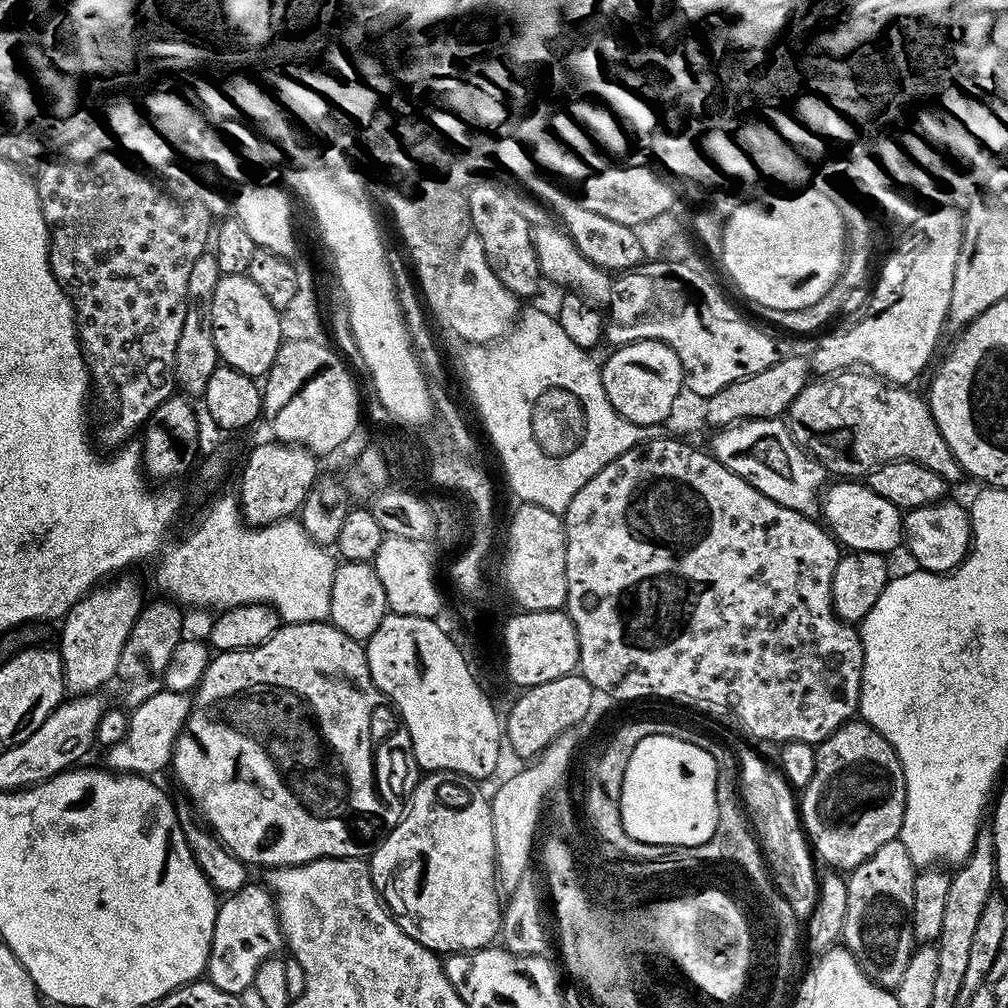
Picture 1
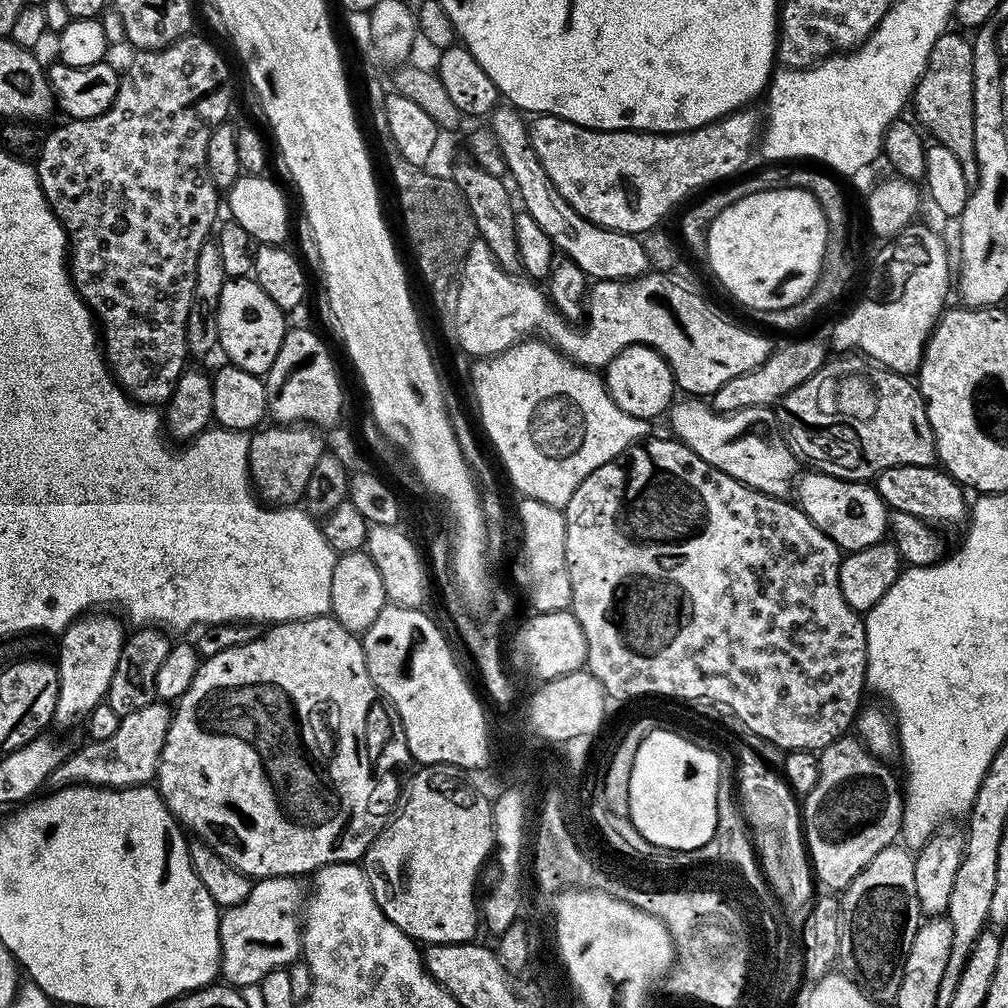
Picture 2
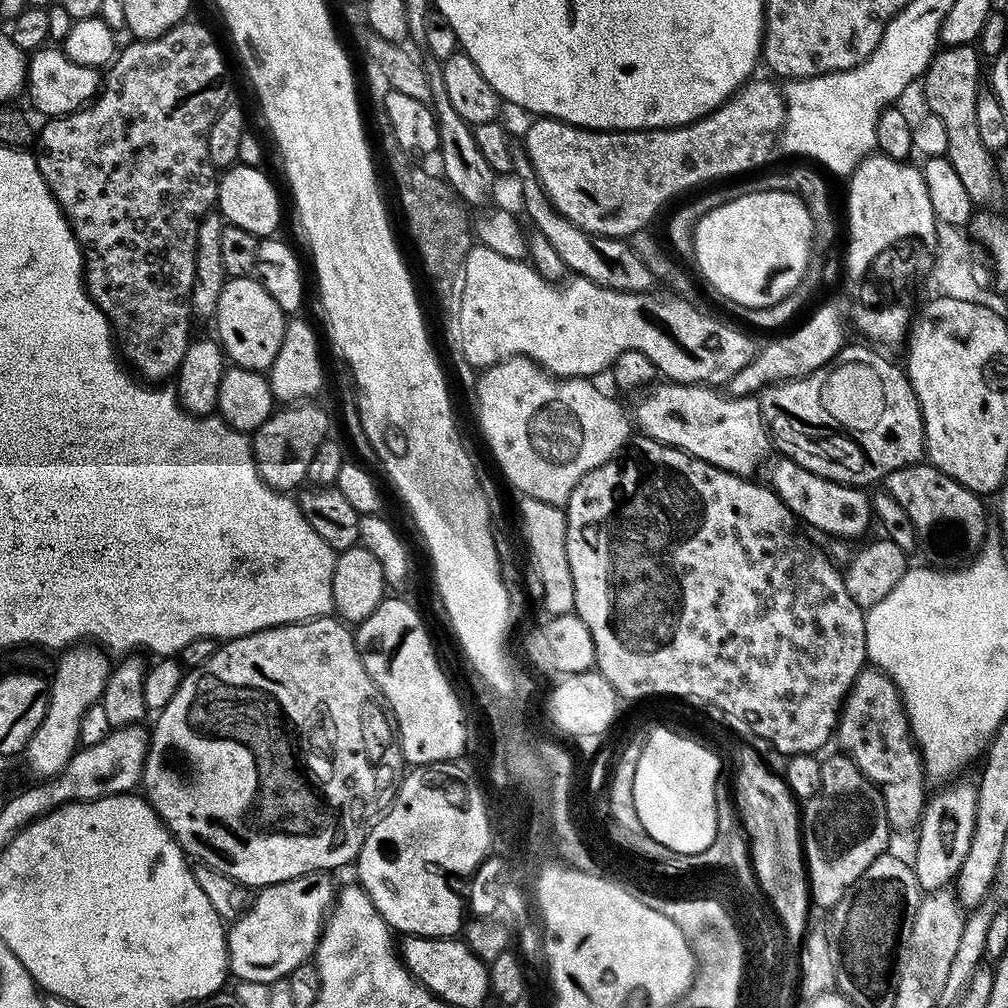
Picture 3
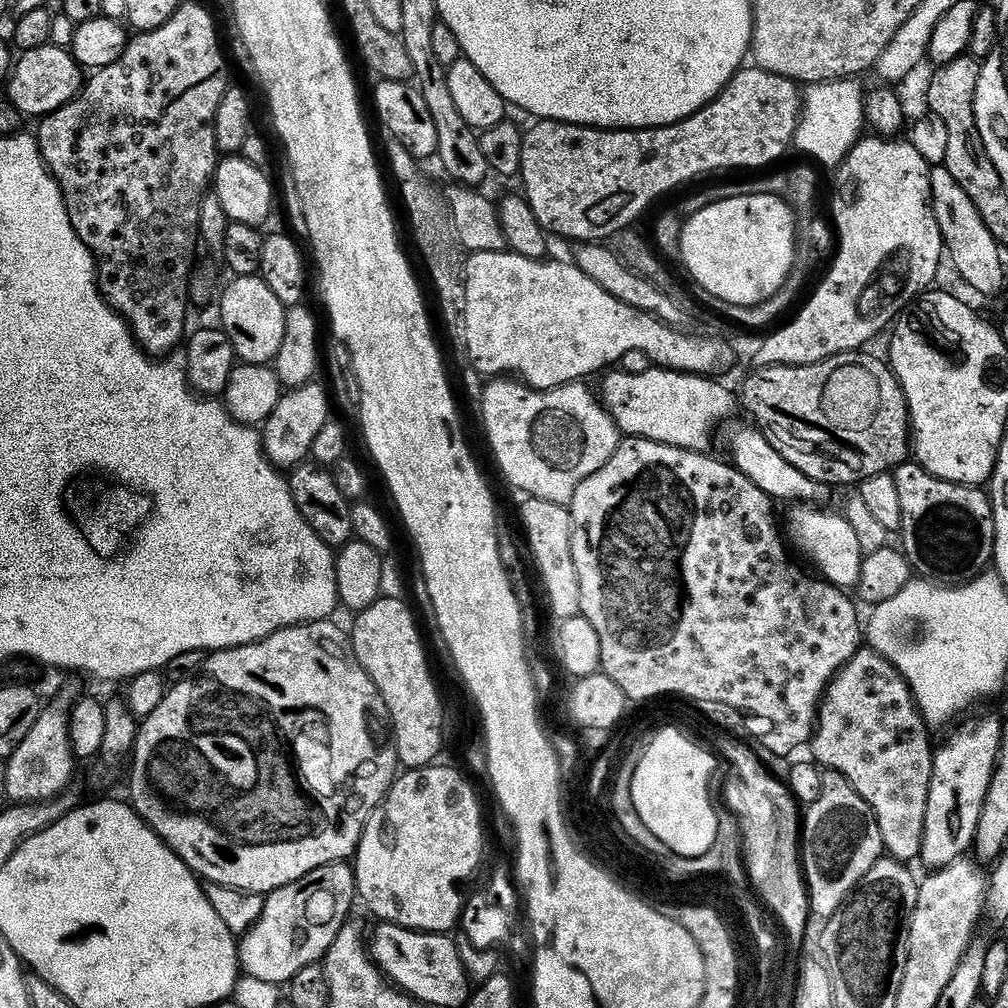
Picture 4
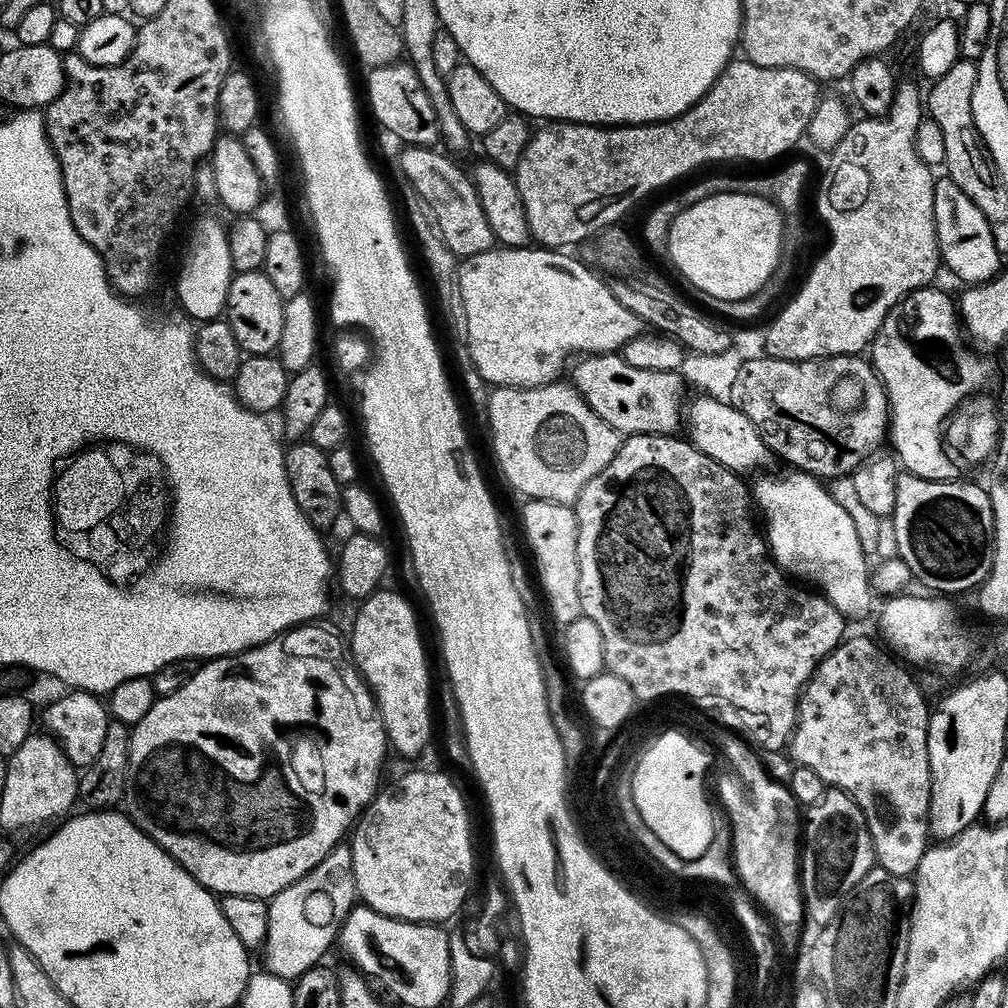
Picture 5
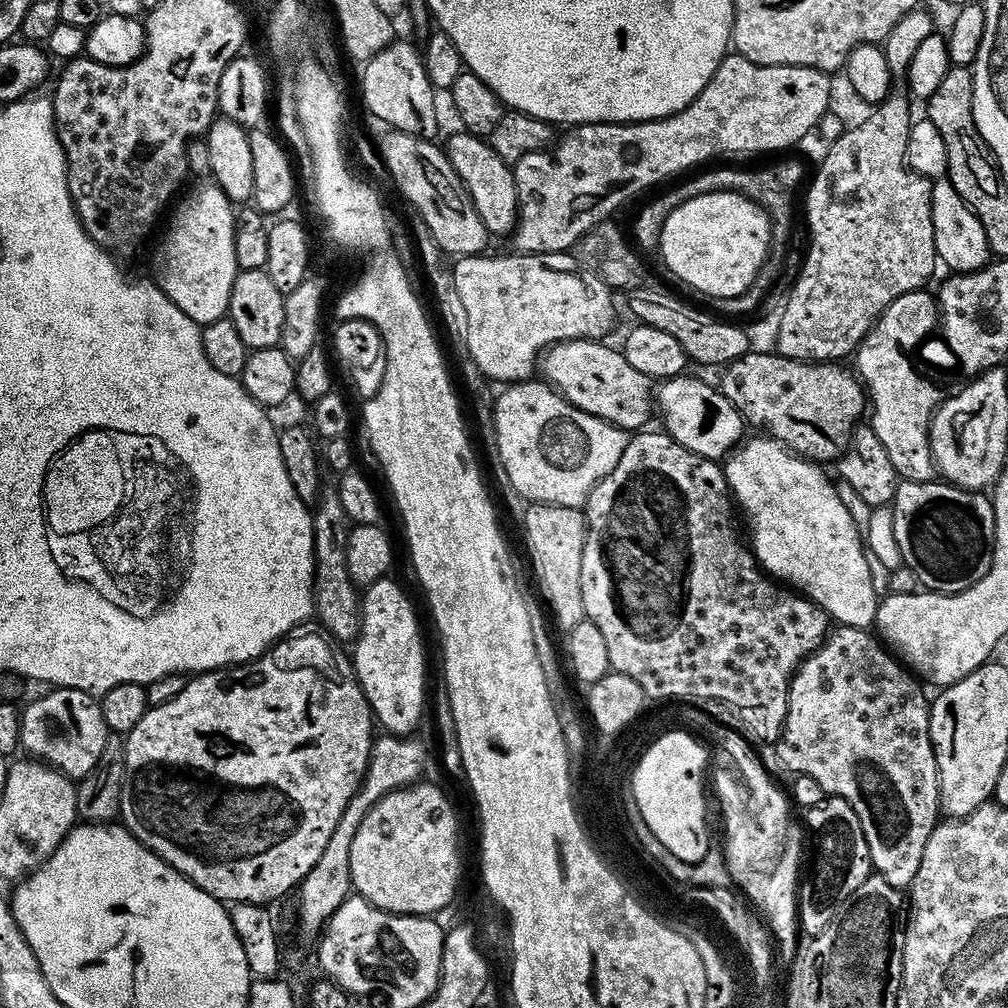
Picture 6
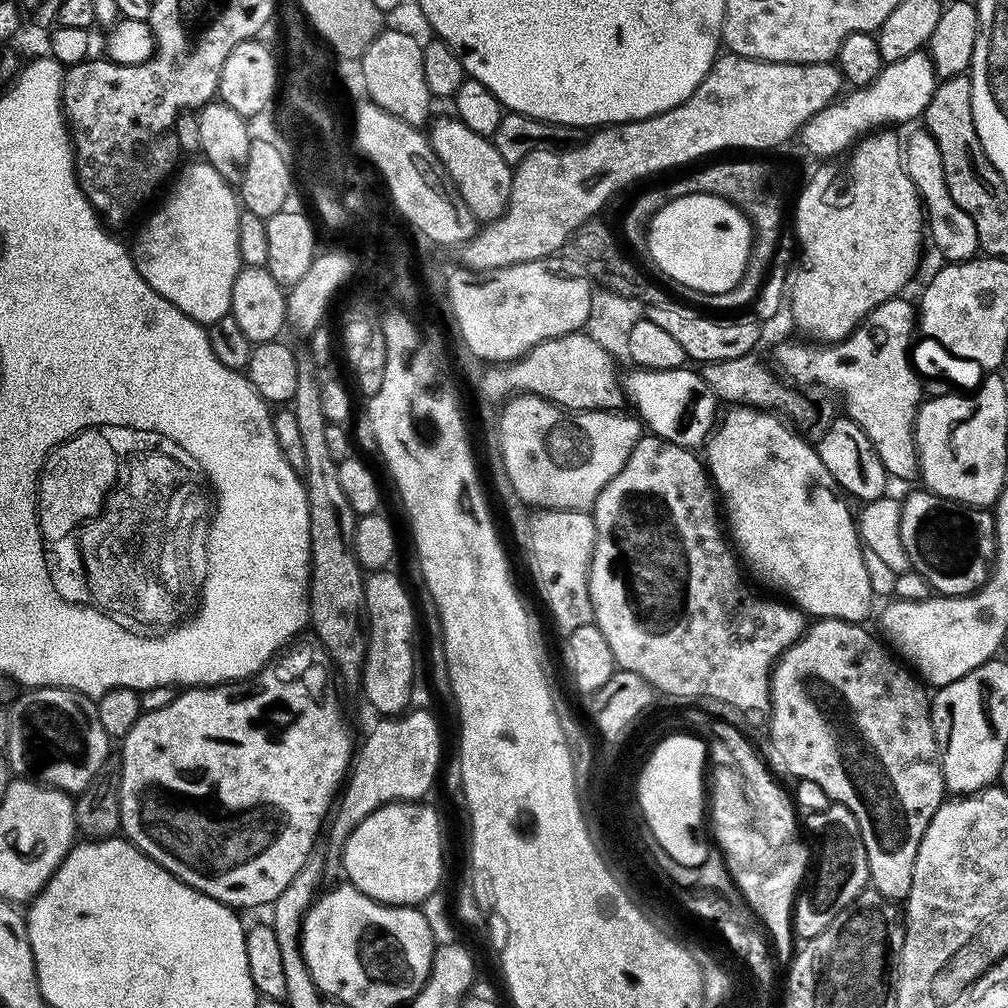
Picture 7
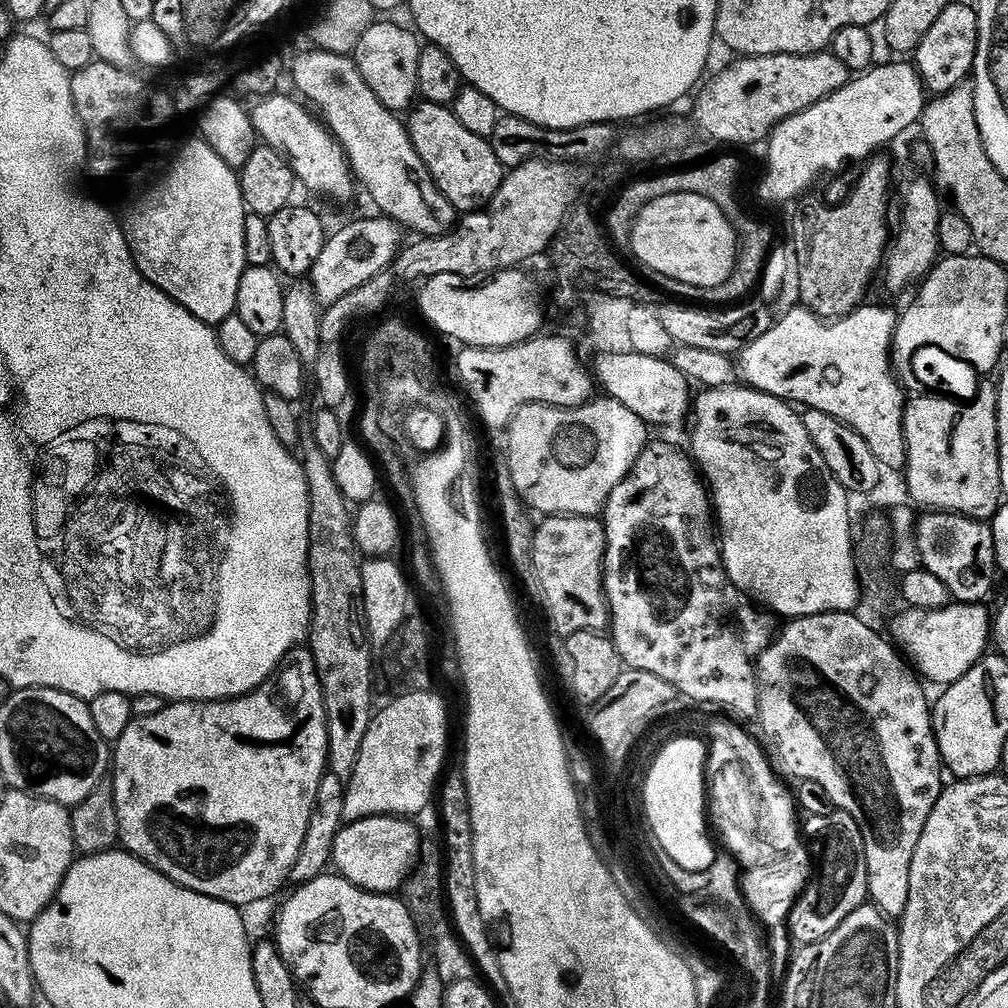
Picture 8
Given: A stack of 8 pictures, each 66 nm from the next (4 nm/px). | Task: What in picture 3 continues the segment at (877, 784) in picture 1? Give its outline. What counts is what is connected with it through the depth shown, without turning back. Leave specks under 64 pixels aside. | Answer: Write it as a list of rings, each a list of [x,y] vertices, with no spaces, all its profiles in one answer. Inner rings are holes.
[[[835,754],[822,763],[822,786],[802,808],[802,851],[810,889],[810,900],[825,910],[835,908],[850,886],[862,878],[866,866],[889,851],[886,806],[875,784],[871,784],[848,756]]]

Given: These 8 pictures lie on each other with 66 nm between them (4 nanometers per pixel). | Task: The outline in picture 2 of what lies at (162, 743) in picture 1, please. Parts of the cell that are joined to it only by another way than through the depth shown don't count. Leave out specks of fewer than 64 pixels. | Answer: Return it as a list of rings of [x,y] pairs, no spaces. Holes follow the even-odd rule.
[[[153,702],[134,710],[134,714],[120,717],[118,730],[110,738],[89,739],[77,752],[69,751],[64,761],[50,774],[47,783],[53,789],[68,788],[71,784],[92,784],[96,788],[139,788],[147,785],[155,777],[156,767],[162,754],[162,742],[166,742],[166,730],[172,721],[173,709],[164,702]]]

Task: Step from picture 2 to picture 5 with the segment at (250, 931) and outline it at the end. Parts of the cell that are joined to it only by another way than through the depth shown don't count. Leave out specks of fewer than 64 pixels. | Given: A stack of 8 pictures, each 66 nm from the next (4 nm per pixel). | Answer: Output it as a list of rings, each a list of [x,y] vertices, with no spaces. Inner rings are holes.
[[[342,842],[334,846],[334,850],[330,850],[330,854],[326,854],[326,858],[322,858],[322,862],[318,862],[318,866],[311,868],[301,880],[286,886],[277,896],[268,900],[268,925],[262,949],[263,967],[286,981],[295,982],[306,970],[317,967],[323,961],[320,959],[327,954],[331,944],[333,947],[337,943],[344,920],[357,904],[358,893],[354,878],[352,846],[351,843]]]

